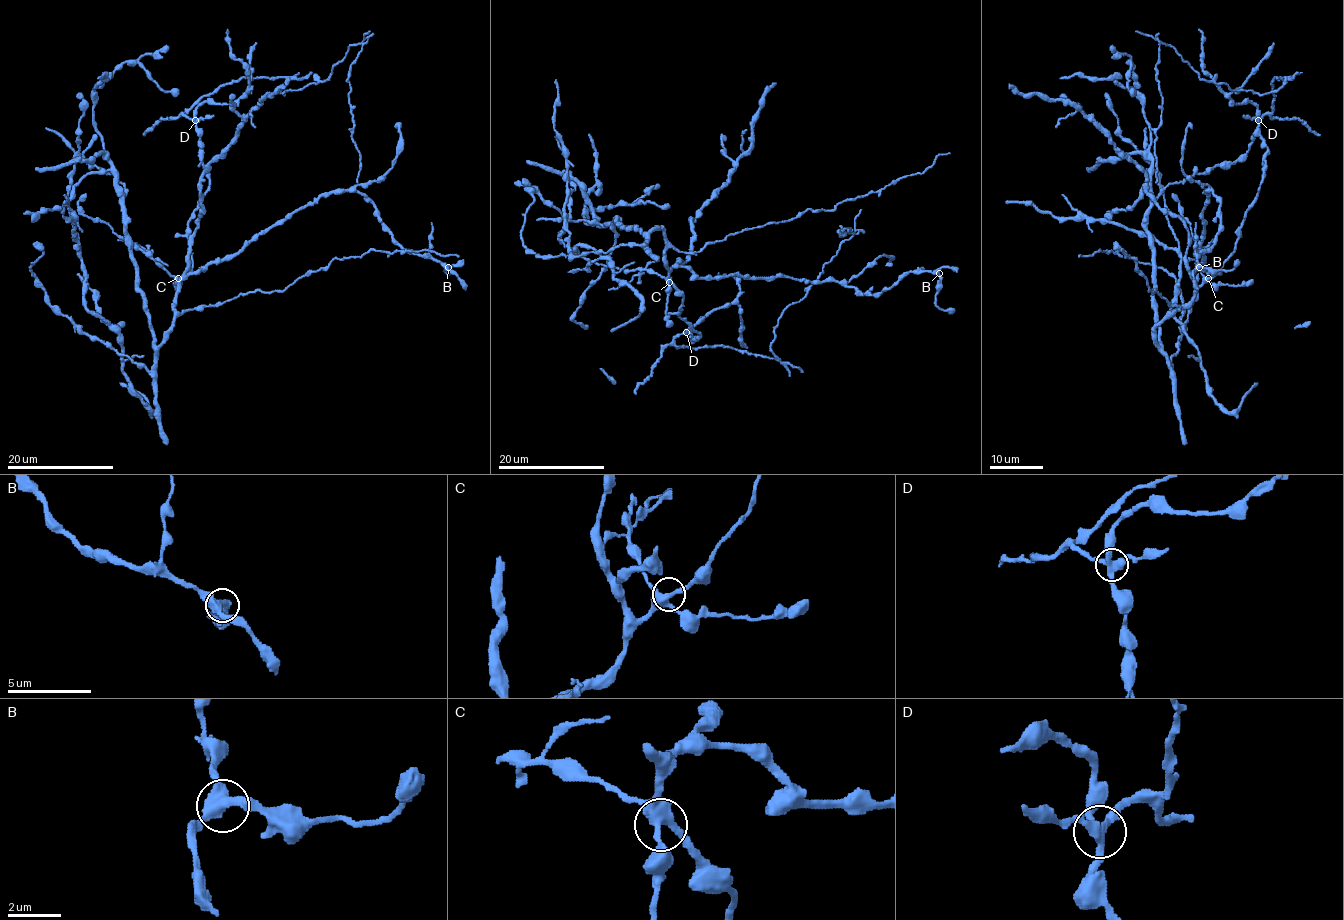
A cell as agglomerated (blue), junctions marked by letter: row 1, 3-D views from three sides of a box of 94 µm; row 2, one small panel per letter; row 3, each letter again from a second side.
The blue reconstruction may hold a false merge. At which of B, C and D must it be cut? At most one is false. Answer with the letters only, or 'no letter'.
D

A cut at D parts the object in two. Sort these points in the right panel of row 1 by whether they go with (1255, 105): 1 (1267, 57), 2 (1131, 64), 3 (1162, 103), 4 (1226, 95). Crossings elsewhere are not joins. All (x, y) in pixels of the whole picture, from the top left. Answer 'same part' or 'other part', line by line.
1: same part
2: same part
3: other part
4: same part

